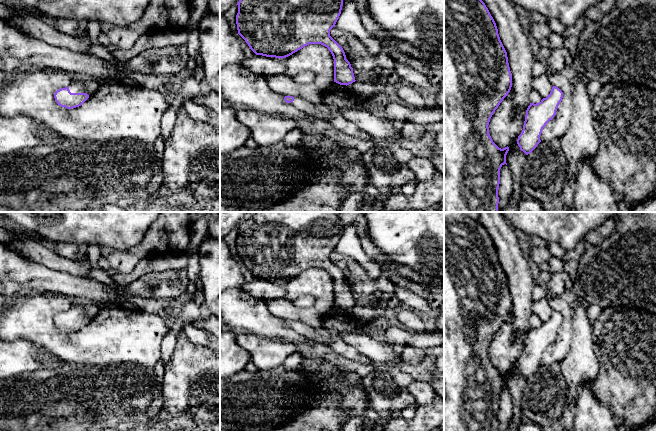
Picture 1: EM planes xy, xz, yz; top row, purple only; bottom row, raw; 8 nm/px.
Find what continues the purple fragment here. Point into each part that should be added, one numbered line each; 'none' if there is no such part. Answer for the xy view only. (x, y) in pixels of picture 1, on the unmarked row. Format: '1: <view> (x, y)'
1: xy (76, 310)

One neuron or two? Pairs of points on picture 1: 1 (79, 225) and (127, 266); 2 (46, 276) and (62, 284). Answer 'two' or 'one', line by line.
1: two
2: one

